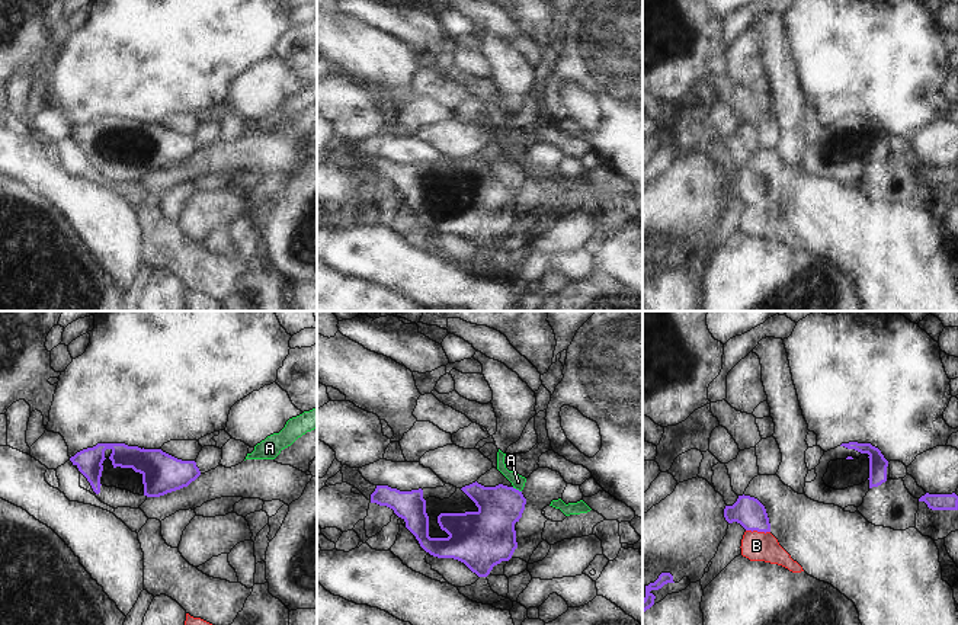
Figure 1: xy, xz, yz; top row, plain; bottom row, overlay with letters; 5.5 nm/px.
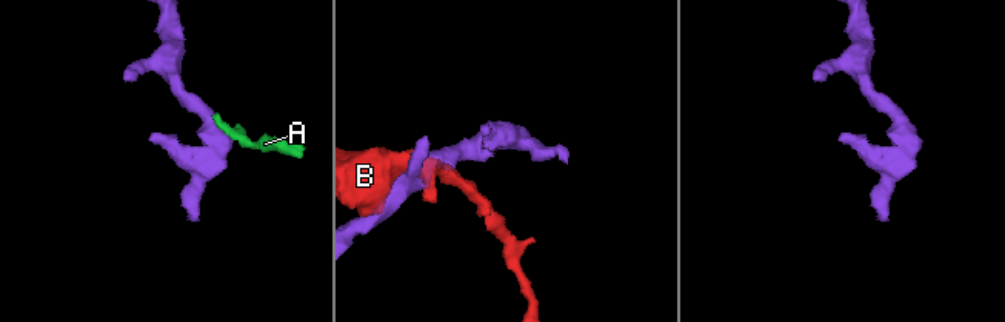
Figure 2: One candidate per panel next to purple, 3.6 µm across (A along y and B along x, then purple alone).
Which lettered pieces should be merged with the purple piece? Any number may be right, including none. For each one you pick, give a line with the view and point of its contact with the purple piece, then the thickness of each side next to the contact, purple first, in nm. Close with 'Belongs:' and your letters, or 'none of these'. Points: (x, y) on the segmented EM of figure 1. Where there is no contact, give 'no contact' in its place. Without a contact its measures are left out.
Belongs: none of these

